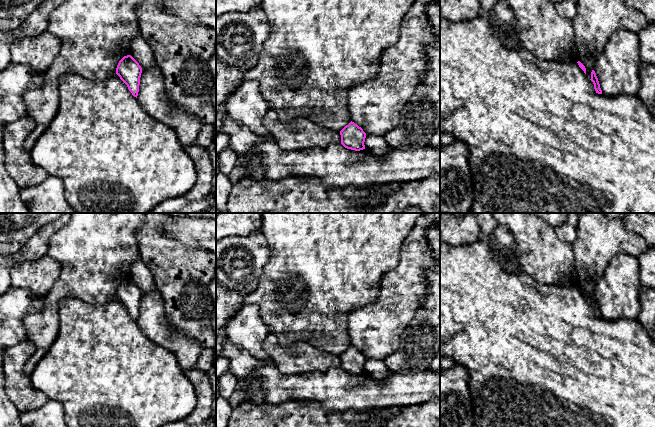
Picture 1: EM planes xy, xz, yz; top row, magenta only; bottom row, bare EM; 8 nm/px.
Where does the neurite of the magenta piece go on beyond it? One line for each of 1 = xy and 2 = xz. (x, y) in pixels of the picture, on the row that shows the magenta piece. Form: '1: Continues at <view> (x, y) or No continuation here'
1: No continuation here
2: No continuation here

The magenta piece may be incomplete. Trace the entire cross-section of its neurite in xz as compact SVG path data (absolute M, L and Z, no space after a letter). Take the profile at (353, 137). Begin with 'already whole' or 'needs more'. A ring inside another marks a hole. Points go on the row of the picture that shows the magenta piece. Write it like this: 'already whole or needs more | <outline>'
already whole | M350 122L341 131L341 144L351 150L360 151L365 149L366 133L354 122Z

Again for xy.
already whole | M124 56L118 63L116 74L127 85L129 91L137 98L142 68L131 56Z

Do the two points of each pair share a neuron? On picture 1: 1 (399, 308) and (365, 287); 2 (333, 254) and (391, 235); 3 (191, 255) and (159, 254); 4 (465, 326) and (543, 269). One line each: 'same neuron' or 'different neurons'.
1: different neurons
2: same neuron
3: same neuron
4: different neurons

